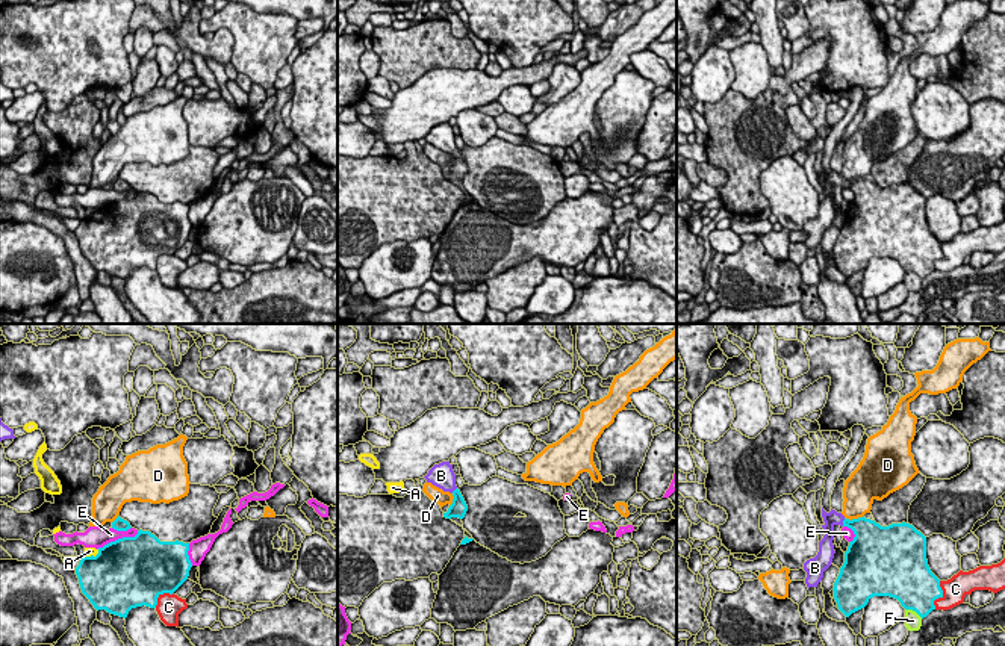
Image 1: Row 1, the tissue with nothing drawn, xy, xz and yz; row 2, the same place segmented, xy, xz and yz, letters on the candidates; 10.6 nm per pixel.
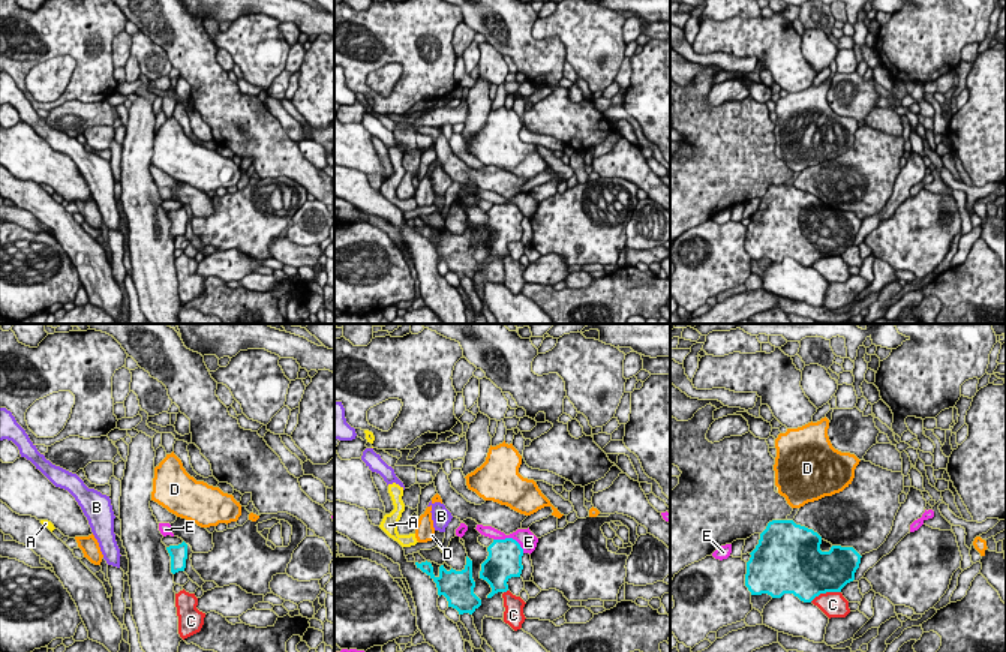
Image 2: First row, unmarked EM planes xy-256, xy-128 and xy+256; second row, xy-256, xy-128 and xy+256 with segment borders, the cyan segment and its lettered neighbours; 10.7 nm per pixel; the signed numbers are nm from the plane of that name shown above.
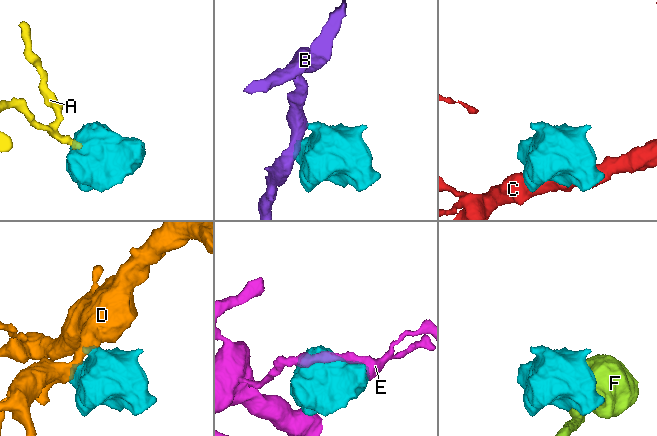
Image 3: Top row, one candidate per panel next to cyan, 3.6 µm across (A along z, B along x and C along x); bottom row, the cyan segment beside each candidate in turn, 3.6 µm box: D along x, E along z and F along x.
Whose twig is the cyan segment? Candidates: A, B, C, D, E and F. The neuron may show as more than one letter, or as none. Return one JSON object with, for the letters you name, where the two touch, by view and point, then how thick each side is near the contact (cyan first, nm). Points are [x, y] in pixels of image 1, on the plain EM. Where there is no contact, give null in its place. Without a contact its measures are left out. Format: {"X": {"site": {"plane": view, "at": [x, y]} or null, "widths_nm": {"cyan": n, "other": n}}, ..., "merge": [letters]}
{"B": {"site": {"plane": "yz", "at": [843, 183]}, "widths_nm": {"cyan": 240, "other": 160}}, "merge": ["B"]}

